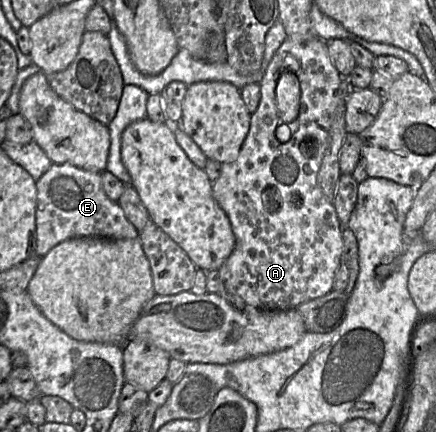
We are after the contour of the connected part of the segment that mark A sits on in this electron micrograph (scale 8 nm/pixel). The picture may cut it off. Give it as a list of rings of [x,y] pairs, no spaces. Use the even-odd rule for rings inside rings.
[[[288,37],[273,55],[267,69],[260,82],[260,101],[256,111],[251,114],[250,127],[247,136],[241,146],[238,157],[234,161],[222,163],[221,174],[218,179],[213,182],[212,193],[213,197],[228,216],[236,243],[233,252],[218,269],[219,273],[219,290],[218,294],[222,296],[234,309],[244,310],[247,308],[257,310],[289,310],[296,309],[299,305],[323,297],[333,291],[333,282],[335,272],[341,262],[341,253],[343,250],[342,229],[348,227],[348,222],[351,213],[356,205],[358,197],[358,183],[350,174],[341,174],[338,180],[337,192],[332,201],[323,194],[318,183],[318,171],[320,169],[323,156],[325,154],[330,127],[333,121],[333,113],[339,104],[342,104],[346,92],[346,85],[343,82],[343,77],[334,67],[329,55],[328,47],[325,41],[318,37],[310,39],[293,39]],[[285,71],[293,72],[300,84],[300,109],[298,117],[290,122],[283,122],[277,112],[275,89],[277,82]]]

